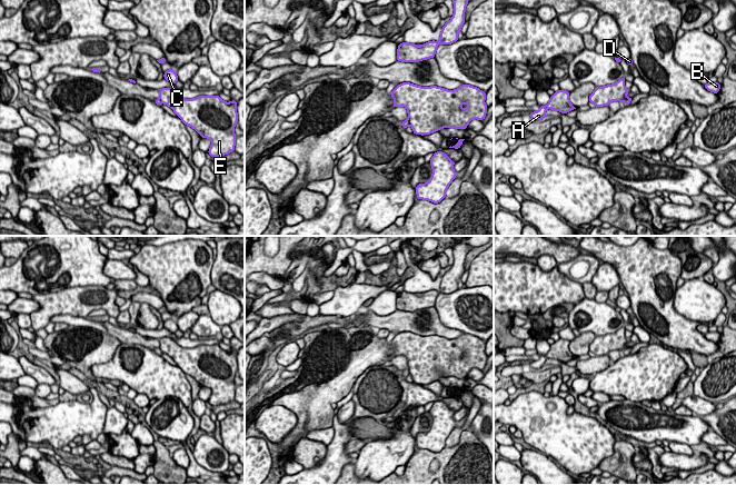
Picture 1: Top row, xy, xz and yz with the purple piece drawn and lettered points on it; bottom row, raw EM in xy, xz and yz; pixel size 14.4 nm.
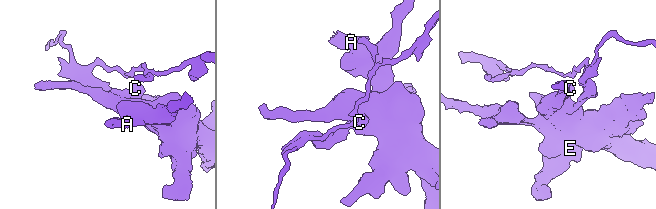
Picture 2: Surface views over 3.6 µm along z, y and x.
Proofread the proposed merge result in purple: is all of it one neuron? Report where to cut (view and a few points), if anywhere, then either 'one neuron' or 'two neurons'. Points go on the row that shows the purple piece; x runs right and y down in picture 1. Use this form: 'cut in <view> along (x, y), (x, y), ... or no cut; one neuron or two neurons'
cut in yz along (629, 98), (622, 101); two neurons

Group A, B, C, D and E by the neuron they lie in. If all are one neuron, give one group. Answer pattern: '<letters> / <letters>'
A B C E / D

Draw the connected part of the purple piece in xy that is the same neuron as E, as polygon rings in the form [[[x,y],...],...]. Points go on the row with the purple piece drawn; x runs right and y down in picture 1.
[[[171,88],[159,90],[160,101],[169,106],[177,117],[193,128],[202,138],[211,140],[211,157],[235,151],[235,126],[238,122],[237,101],[223,101],[219,96],[181,98]]]

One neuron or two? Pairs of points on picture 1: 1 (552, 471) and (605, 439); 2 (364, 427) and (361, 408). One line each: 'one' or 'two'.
1: two
2: two

